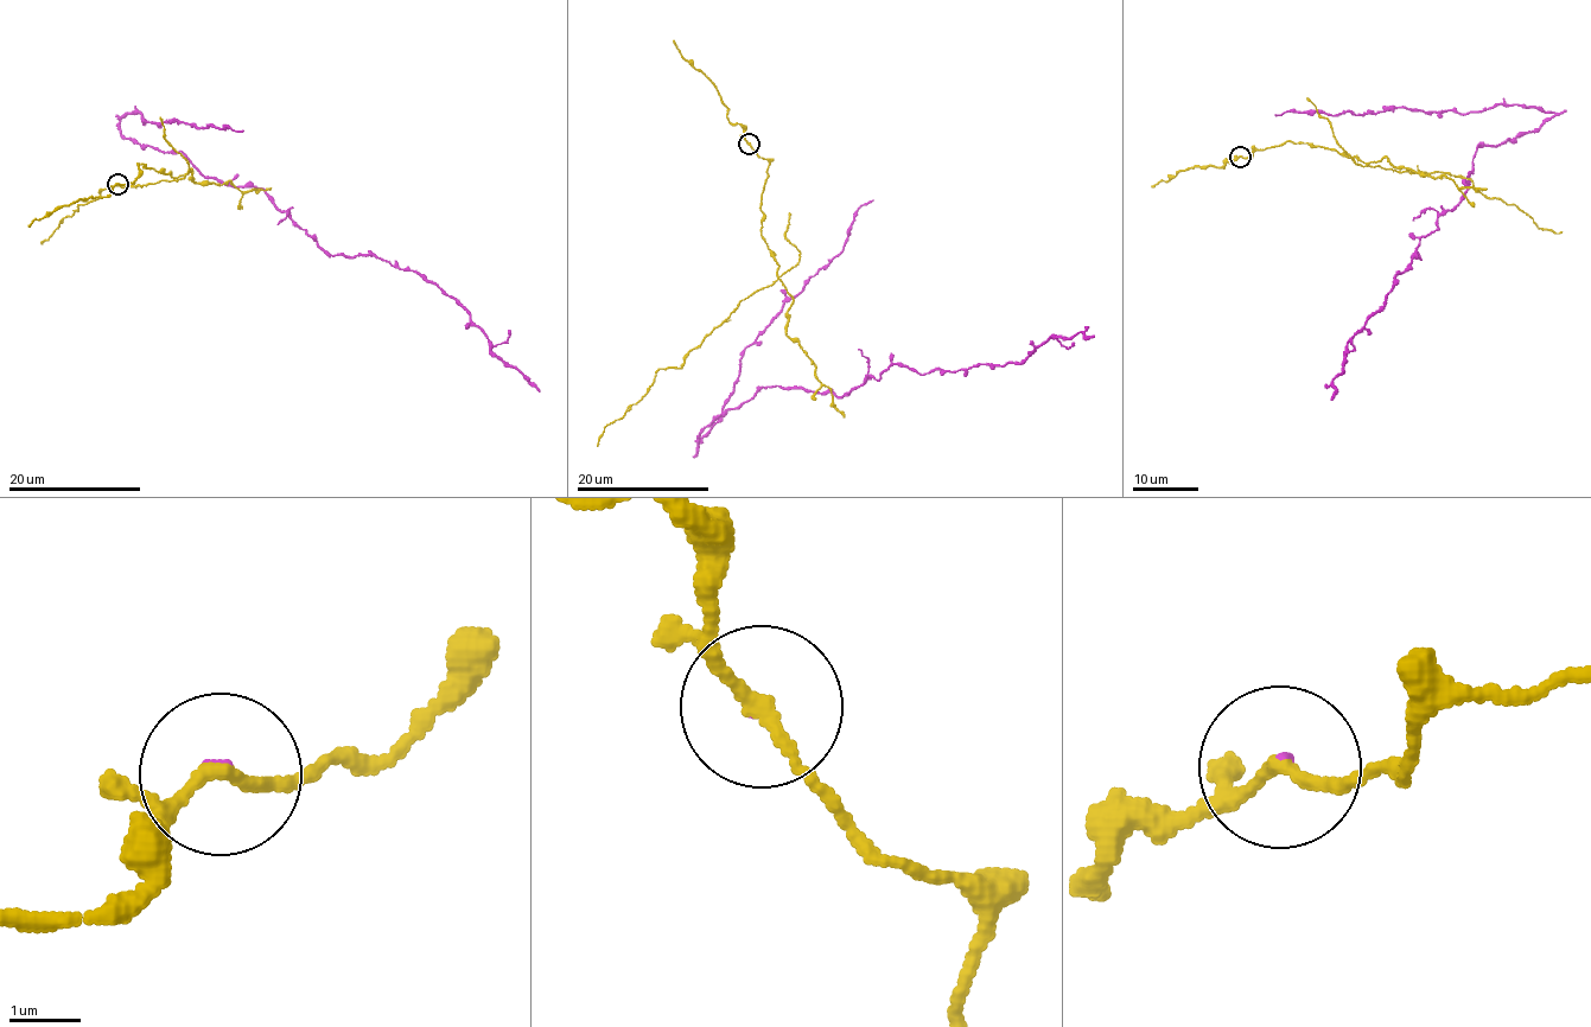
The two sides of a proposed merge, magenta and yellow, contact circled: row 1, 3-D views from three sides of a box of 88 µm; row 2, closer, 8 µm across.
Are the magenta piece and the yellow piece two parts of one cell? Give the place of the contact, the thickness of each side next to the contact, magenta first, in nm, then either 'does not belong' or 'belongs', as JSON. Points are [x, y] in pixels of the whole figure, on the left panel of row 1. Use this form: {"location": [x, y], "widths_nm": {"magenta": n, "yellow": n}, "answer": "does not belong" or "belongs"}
{"location": [118, 184], "widths_nm": {"magenta": 70, "yellow": 170}, "answer": "does not belong"}

